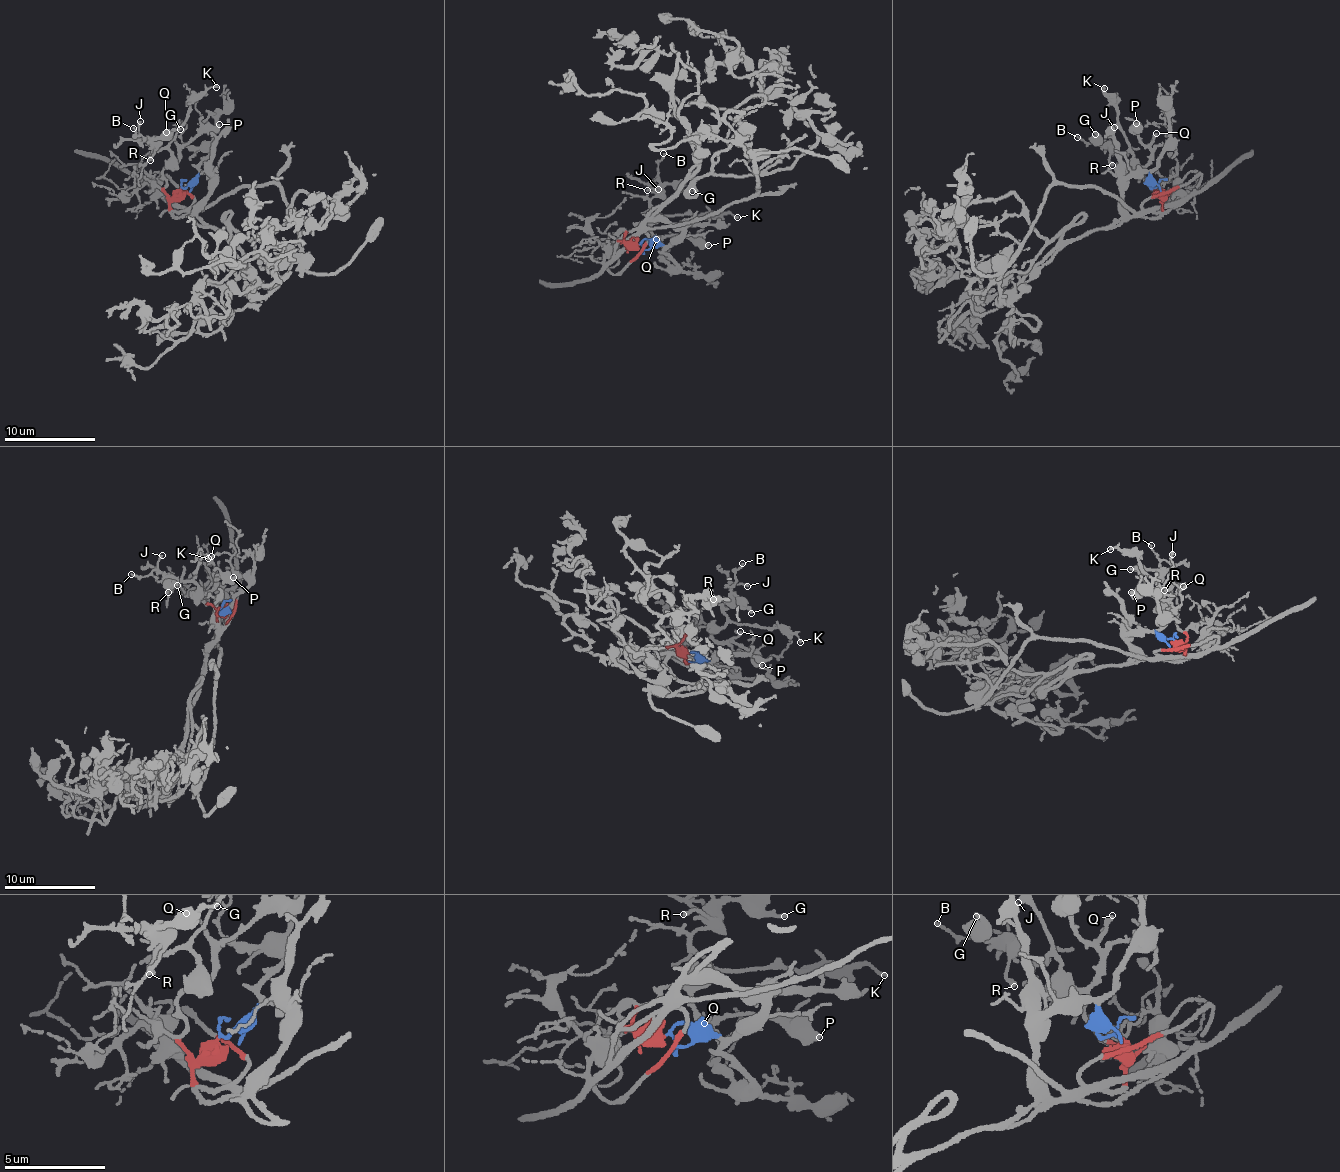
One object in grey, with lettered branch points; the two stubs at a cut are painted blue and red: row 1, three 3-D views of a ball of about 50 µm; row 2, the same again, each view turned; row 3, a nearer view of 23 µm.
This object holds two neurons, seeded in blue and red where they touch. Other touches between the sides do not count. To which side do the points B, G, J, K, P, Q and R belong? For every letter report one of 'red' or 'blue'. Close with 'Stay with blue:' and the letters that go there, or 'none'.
B: red
G: red
J: red
K: red
P: red
Q: red
R: red
Stay with blue: none

